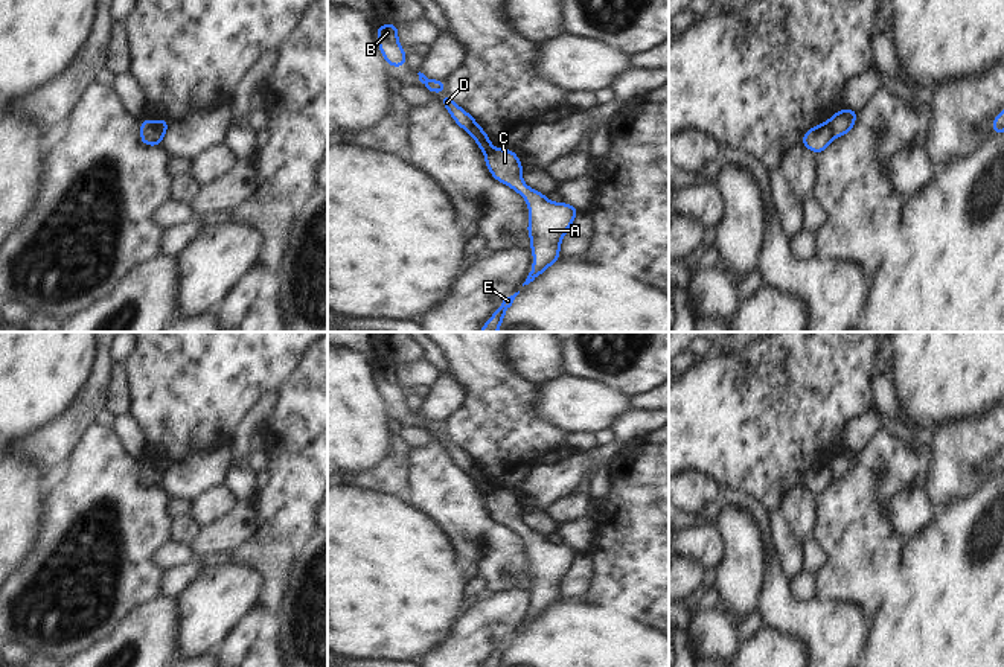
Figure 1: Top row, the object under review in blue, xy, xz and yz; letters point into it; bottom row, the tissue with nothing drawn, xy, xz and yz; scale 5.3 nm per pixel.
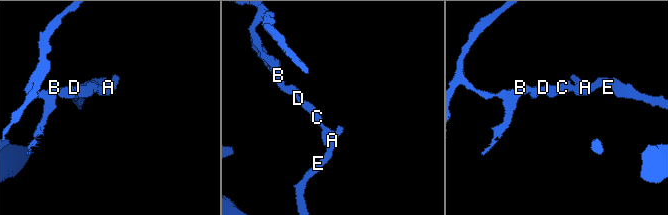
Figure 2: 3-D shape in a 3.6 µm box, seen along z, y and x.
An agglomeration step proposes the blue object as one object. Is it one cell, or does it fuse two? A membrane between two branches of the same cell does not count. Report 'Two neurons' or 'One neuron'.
Two neurons.

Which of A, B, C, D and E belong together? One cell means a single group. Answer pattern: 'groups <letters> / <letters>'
groups A C E / B D

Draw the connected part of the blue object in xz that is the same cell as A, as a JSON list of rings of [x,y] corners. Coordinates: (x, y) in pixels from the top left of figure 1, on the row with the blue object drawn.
[[[501,148],[484,152],[484,163],[491,175],[518,192],[529,203],[529,228],[532,238],[533,268],[524,285],[538,279],[542,271],[559,260],[561,239],[568,231],[579,210],[573,204],[553,203],[544,193],[533,190],[523,180],[521,164],[515,151]]]

